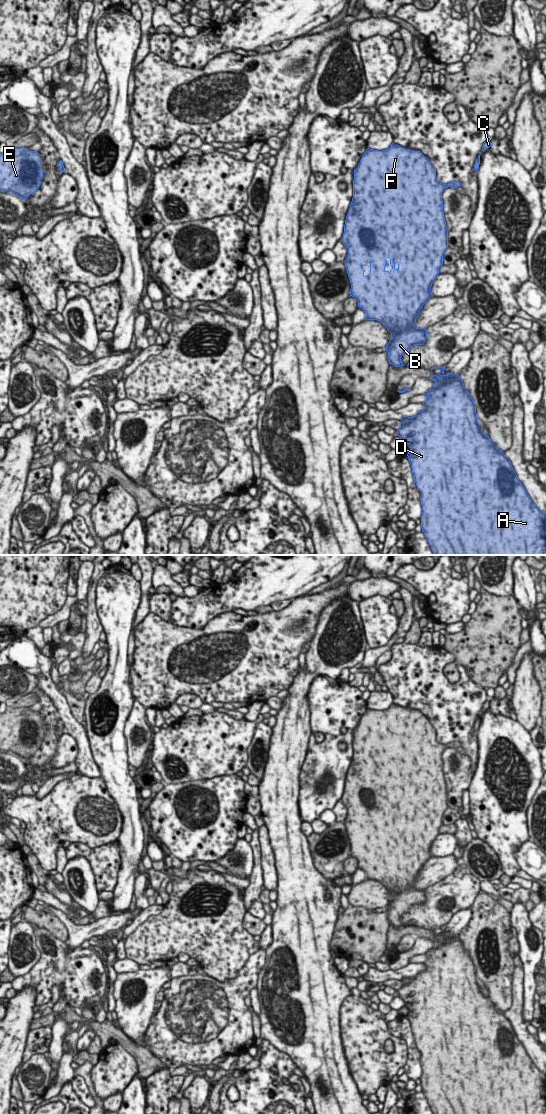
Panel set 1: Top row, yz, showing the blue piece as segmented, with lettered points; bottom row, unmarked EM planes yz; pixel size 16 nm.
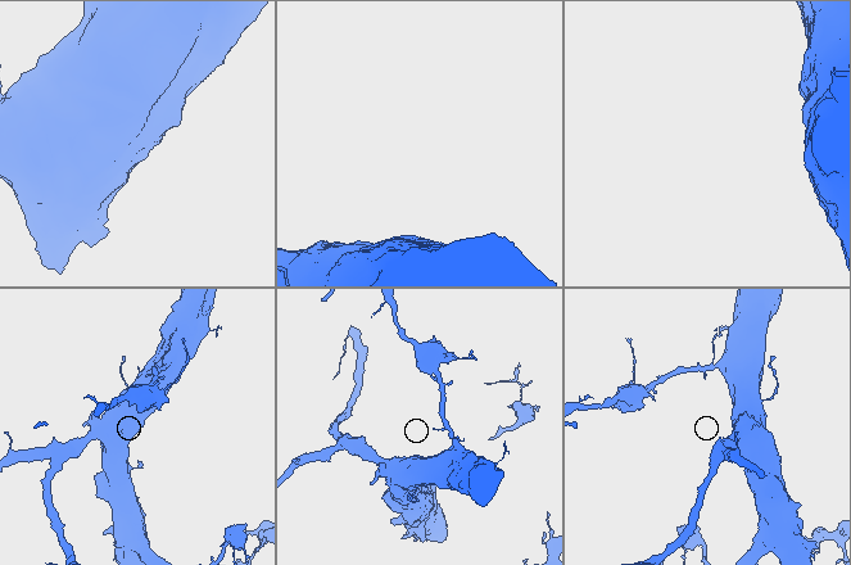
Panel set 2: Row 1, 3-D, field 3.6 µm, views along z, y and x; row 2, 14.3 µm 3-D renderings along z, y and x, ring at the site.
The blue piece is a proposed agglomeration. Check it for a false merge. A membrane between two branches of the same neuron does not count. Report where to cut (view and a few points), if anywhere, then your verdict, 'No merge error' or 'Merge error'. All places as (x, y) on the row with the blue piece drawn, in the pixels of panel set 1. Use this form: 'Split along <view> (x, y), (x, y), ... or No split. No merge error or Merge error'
No split. No merge error.

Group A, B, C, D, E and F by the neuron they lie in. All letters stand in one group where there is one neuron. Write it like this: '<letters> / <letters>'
A B C D E F

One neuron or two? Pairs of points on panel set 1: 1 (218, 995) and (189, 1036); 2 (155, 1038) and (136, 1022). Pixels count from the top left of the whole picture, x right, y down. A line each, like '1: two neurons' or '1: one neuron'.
1: one neuron
2: two neurons

